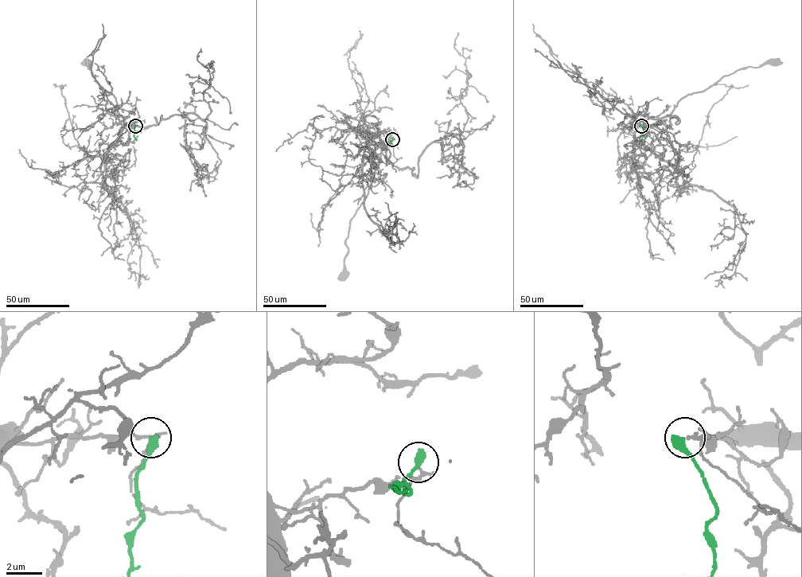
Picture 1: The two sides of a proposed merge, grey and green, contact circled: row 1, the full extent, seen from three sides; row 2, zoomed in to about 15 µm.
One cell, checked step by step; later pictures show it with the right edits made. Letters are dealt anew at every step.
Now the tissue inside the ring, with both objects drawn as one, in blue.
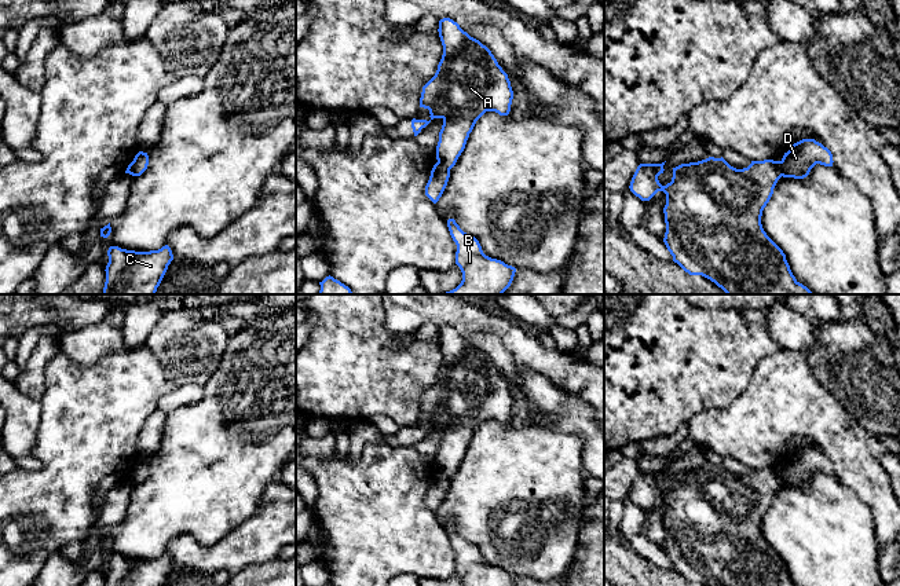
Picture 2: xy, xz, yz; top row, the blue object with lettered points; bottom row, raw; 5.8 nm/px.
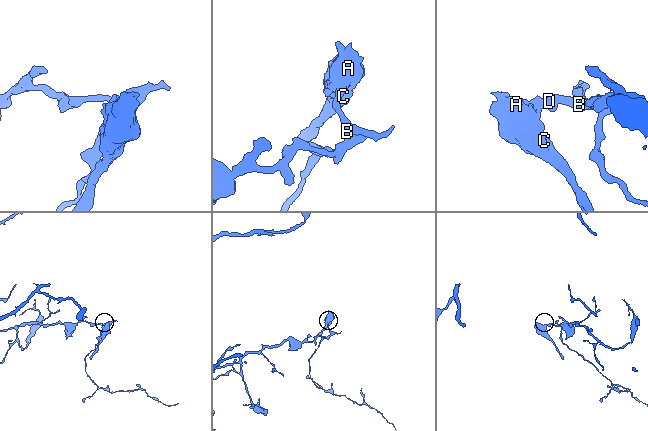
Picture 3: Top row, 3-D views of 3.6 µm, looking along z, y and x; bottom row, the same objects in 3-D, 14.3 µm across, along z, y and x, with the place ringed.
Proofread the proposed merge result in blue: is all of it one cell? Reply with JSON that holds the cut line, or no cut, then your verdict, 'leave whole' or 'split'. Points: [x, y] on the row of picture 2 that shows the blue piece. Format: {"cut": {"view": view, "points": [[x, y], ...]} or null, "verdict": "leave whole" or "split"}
{"cut": {"view": "xy", "points": [[143, 153], [136, 160], [132, 175]]}, "verdict": "split"}

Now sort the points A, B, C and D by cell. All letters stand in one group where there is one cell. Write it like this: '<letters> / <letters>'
A C / B D

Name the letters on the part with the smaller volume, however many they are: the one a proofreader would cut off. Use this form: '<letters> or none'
A, C

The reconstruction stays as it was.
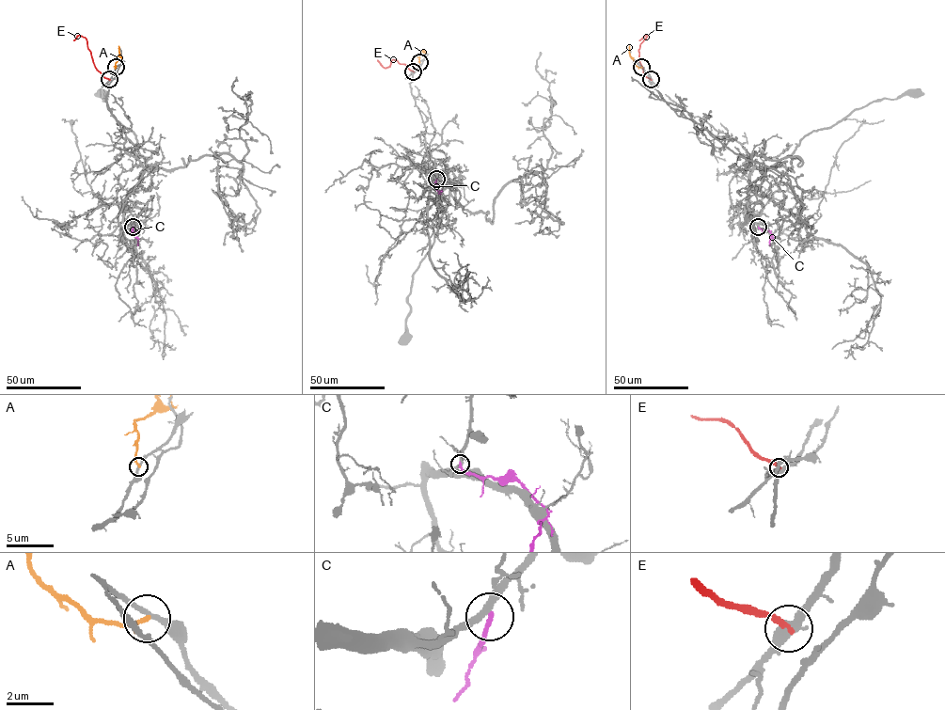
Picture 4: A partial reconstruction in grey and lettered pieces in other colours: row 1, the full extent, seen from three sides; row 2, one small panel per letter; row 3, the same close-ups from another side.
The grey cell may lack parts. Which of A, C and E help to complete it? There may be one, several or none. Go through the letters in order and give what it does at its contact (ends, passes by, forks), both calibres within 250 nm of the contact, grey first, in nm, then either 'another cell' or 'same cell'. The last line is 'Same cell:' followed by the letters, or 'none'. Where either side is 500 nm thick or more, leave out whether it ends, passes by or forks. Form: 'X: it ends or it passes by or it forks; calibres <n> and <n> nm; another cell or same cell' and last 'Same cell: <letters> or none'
A: it ends; calibres 200 and 190 nm; another cell
C: it ends; calibres 280 and 180 nm; another cell
E: it ends; calibres 440 and 280 nm; another cell
Same cell: none

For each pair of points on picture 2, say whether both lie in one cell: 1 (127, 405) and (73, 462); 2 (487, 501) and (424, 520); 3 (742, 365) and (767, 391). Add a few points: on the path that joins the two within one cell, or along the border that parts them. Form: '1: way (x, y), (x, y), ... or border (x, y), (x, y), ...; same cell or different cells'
1: way (113, 418), (86, 449); same cell
2: border (434, 512), (446, 530); different cells
3: border (774, 352), (757, 365), (746, 388), (732, 402); different cells

